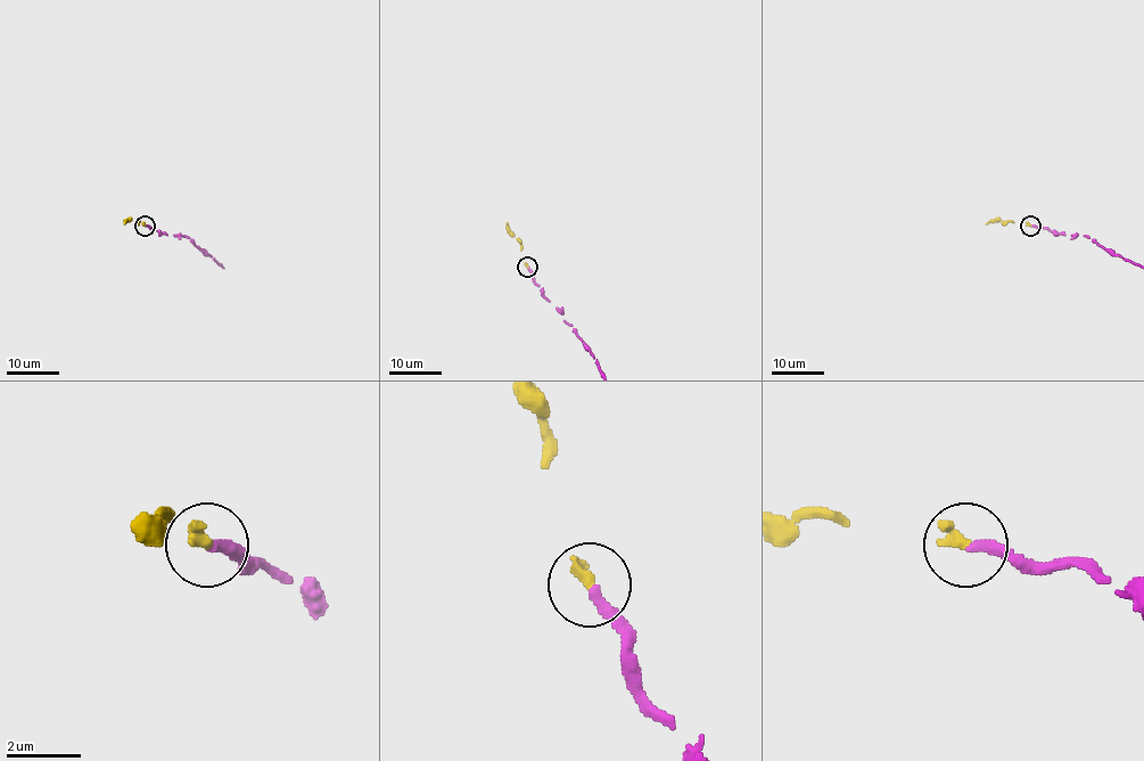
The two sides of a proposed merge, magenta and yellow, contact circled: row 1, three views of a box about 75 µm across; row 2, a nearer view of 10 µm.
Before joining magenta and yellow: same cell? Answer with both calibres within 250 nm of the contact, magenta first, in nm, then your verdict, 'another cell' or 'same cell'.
calibres 320 and 300 nm; same cell

